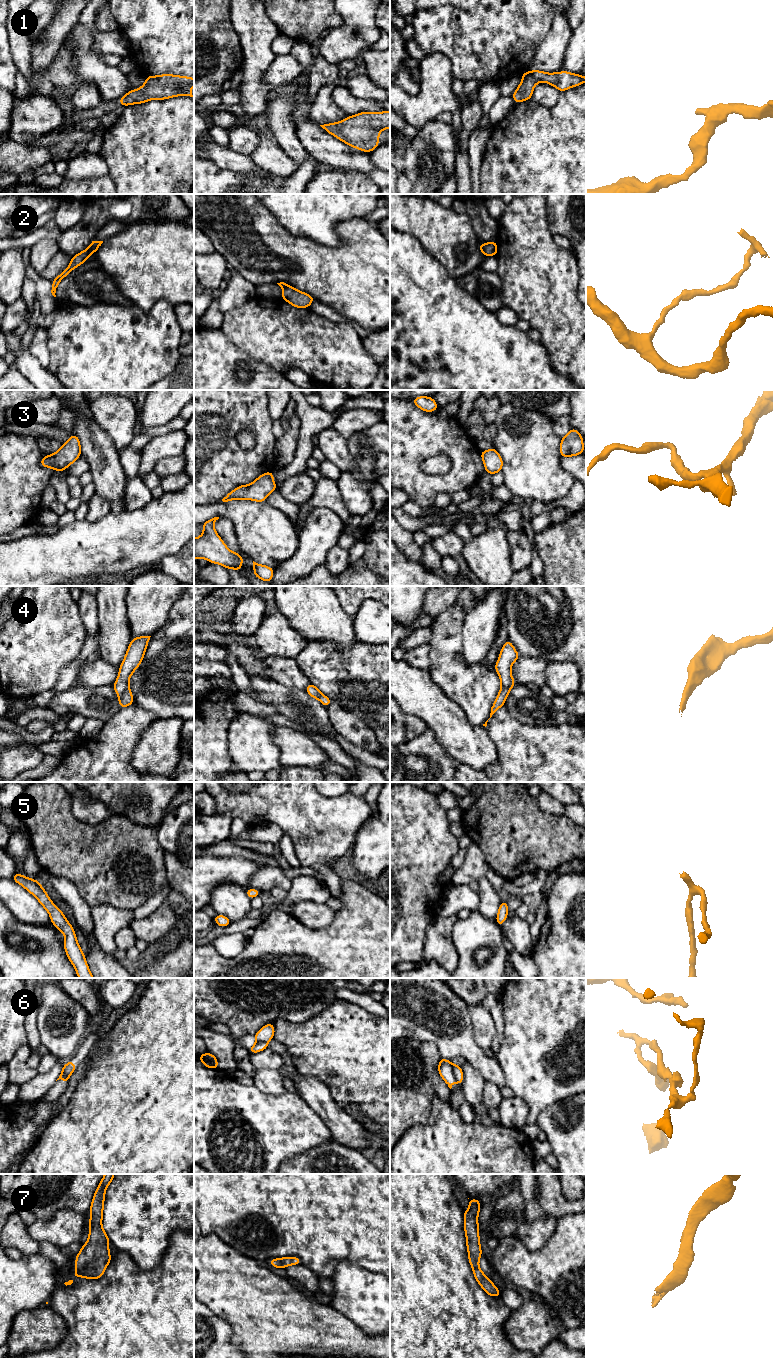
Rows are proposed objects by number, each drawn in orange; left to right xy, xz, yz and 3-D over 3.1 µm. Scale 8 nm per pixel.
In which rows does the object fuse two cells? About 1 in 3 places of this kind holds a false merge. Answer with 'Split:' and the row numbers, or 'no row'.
Split: 2, 6

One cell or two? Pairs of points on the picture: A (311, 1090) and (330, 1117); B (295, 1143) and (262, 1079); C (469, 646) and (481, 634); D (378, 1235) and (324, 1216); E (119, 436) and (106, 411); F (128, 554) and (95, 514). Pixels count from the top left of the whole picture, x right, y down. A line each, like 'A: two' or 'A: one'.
A: one
B: two
C: one
D: one
E: one
F: two

